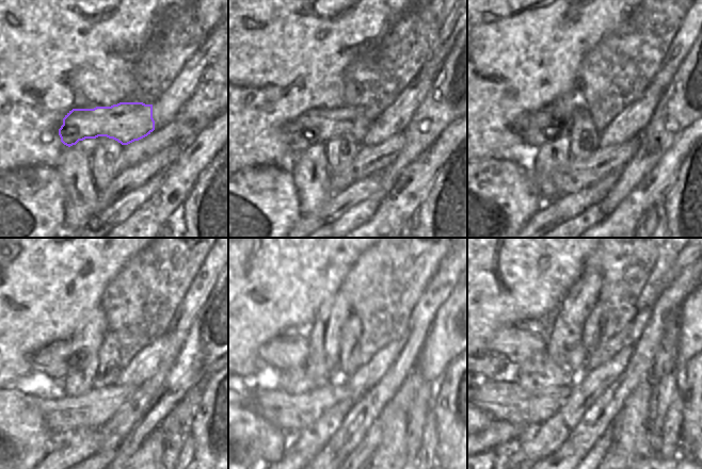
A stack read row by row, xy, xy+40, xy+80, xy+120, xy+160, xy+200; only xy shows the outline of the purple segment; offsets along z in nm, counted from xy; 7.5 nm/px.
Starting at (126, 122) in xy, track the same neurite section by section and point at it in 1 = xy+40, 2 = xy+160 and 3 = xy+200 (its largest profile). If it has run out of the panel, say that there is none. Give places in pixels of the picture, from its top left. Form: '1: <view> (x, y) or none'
1: xy+40 (317, 125)
2: xy+160 (278, 344)
3: xy+200 (517, 344)

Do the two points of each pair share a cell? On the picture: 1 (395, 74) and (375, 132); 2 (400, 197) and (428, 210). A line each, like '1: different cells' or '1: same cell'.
1: different cells
2: different cells

